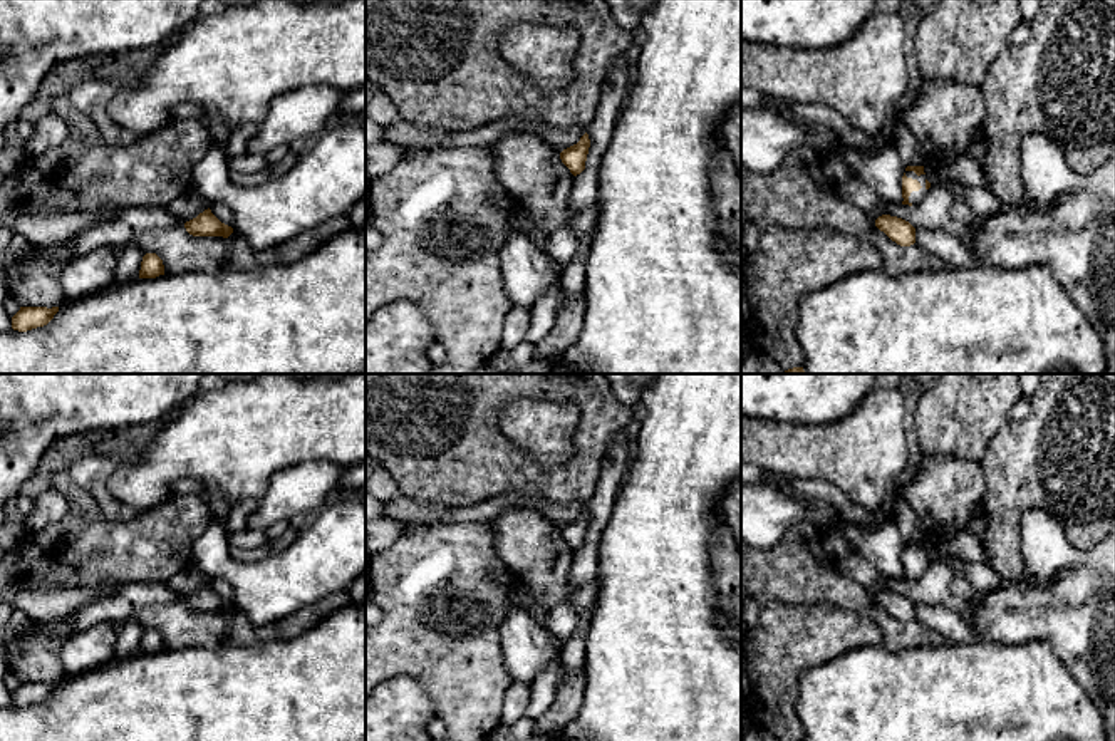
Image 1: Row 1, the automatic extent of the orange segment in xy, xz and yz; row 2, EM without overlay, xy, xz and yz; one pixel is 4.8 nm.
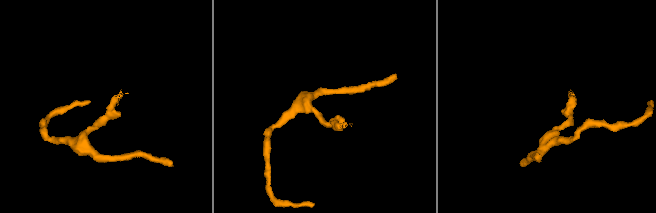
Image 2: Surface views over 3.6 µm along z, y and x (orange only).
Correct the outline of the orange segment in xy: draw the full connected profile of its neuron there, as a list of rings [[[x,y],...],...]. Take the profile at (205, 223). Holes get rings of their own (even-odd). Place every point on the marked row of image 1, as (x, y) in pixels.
[[[205,210],[196,218],[184,223],[184,228],[193,236],[223,236],[228,238],[233,228],[221,223],[211,210]]]

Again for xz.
[[[585,132],[580,141],[560,153],[562,163],[570,169],[573,176],[585,169],[585,161],[590,148],[589,134]]]

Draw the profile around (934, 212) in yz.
[[[946,183],[931,184],[922,201],[909,205],[880,203],[867,215],[875,221],[882,215],[890,215],[909,221],[919,228],[949,228],[951,208],[961,200],[947,188]]]

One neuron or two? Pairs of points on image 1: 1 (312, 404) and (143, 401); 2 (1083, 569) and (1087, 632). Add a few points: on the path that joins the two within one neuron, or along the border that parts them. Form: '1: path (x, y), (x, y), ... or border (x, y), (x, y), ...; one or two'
1: border (198, 391), (180, 409); two
2: path (1083, 584), (1087, 617); one

